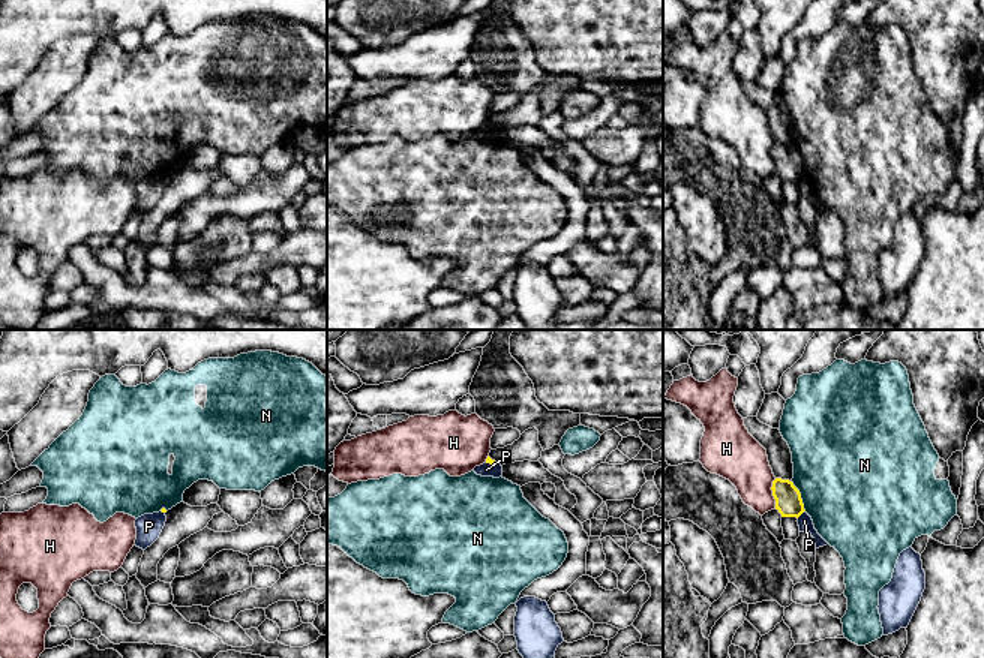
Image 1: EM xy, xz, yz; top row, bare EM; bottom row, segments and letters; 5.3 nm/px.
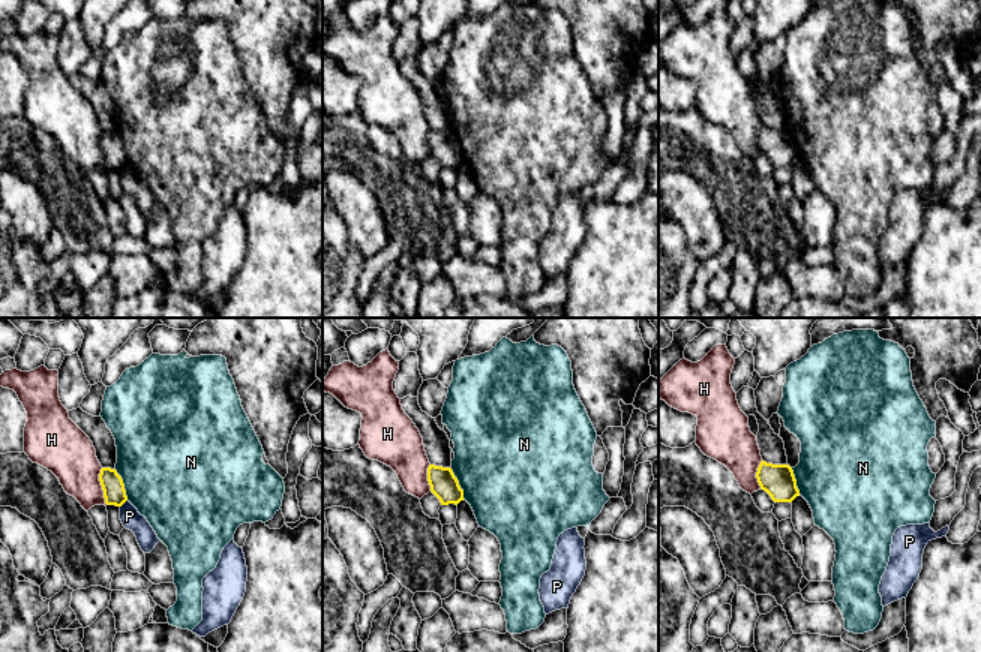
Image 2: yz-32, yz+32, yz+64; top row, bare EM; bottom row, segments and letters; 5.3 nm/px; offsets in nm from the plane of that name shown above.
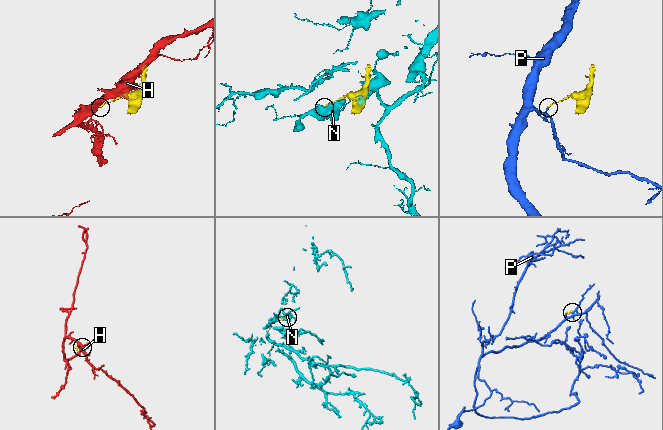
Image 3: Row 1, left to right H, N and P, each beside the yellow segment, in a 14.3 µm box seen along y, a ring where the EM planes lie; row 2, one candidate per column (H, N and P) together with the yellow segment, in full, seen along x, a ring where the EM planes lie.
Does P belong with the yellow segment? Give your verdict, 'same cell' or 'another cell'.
another cell

